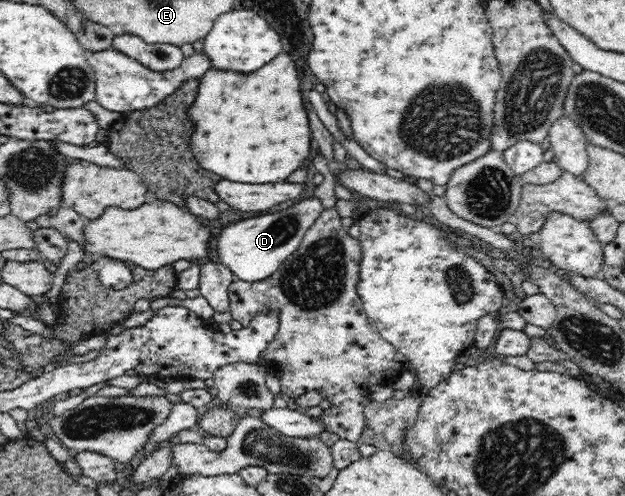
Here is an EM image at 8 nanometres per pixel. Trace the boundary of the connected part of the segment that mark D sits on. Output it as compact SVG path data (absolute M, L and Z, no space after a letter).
M313 195L302 198L284 210L255 215L230 224L221 230L218 236L219 262L227 266L237 276L237 280L264 280L274 274L279 265L298 250L308 228L318 220L323 210L322 201Z

